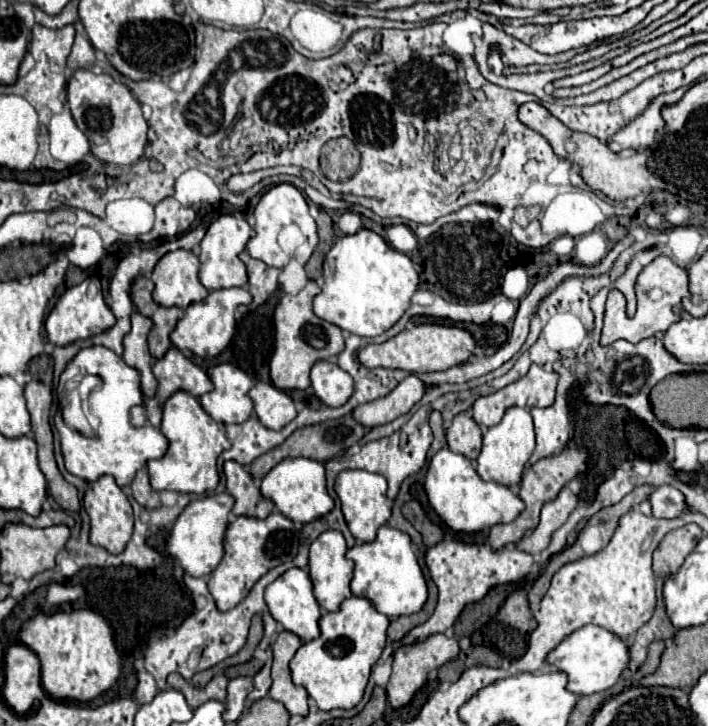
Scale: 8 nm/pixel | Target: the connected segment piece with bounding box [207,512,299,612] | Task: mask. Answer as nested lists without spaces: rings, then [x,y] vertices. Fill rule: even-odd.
[[[271,512],[265,520],[239,516],[229,522],[223,540],[223,560],[209,576],[209,592],[215,598],[217,610],[227,612],[235,608],[255,586],[255,582],[267,574],[271,568],[291,562],[299,550],[299,524],[291,522],[279,512]]]

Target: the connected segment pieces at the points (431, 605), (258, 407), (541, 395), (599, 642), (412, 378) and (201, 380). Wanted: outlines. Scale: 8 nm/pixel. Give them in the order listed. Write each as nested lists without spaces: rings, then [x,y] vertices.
[[[427,568],[425,570],[425,578],[427,578],[427,590],[429,590],[429,600],[425,602],[425,608],[421,608],[421,612],[415,612],[413,616],[399,616],[395,620],[391,620],[389,624],[389,630],[387,630],[387,636],[389,640],[401,640],[413,626],[419,626],[423,624],[435,610],[435,604],[437,604],[437,586],[433,584],[433,580],[429,578],[427,574]]]
[[[257,382],[249,390],[249,396],[255,402],[255,412],[259,420],[263,422],[263,426],[271,430],[281,430],[285,424],[289,424],[297,416],[293,400],[271,384]]]
[[[533,364],[523,378],[515,380],[513,384],[489,396],[477,398],[471,408],[473,420],[485,430],[495,426],[503,418],[503,412],[511,406],[523,406],[523,408],[551,406],[555,402],[555,386],[557,386],[559,374],[553,370],[547,370],[545,376],[547,380],[541,380],[541,366]]]
[[[589,624],[569,634],[561,644],[557,644],[557,648],[549,652],[545,662],[555,666],[559,672],[567,674],[569,692],[577,696],[589,696],[611,688],[621,678],[621,672],[629,664],[629,650],[627,650],[627,642],[617,638],[613,632]]]
[[[409,374],[387,396],[357,406],[353,410],[353,418],[365,428],[375,428],[375,426],[387,424],[387,422],[395,420],[397,416],[407,414],[423,398],[423,394],[425,394],[423,382],[415,374]]]
[[[169,348],[169,352],[165,352],[165,356],[153,364],[153,374],[159,380],[159,390],[155,394],[157,406],[149,406],[149,420],[153,426],[159,426],[159,410],[177,390],[185,390],[197,398],[213,390],[209,376],[175,348]]]

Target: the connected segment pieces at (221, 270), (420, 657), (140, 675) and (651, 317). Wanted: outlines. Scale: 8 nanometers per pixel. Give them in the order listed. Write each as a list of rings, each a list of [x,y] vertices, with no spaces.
[[[225,214],[217,218],[205,238],[201,240],[201,270],[199,270],[199,280],[207,290],[217,290],[217,288],[231,288],[231,286],[245,286],[247,284],[247,270],[245,264],[239,260],[239,254],[245,250],[245,244],[253,236],[253,228],[247,224],[245,218],[237,218],[233,214]]]
[[[433,634],[425,640],[419,640],[415,644],[407,644],[395,650],[393,654],[393,668],[391,668],[391,678],[387,682],[387,698],[393,708],[405,706],[413,694],[427,682],[429,670],[441,668],[445,662],[453,660],[459,654],[459,644],[455,638],[449,638],[445,634]]]
[[[141,670],[141,672],[137,672],[137,684],[133,698],[136,702],[141,702],[141,704],[147,704],[147,702],[151,702],[155,696],[157,696],[157,692],[159,692],[159,688],[157,688],[157,684],[155,684],[155,678],[147,672],[147,670]]]
[[[667,256],[655,258],[651,264],[647,264],[641,270],[641,274],[635,280],[635,292],[637,292],[637,312],[635,312],[635,316],[623,320],[615,328],[603,328],[601,330],[601,344],[607,346],[607,344],[611,344],[611,342],[615,342],[619,338],[625,338],[625,340],[635,344],[635,342],[639,342],[643,338],[665,332],[671,324],[675,324],[679,320],[679,316],[675,314],[675,306],[679,306],[681,300],[685,296],[689,296],[687,282],[689,282],[689,276],[687,276],[685,268],[677,266]]]

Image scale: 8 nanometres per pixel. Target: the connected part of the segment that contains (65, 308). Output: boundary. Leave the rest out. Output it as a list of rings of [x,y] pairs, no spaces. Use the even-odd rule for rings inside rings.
[[[87,278],[81,284],[71,286],[61,294],[61,298],[57,300],[57,304],[53,306],[53,310],[49,312],[45,320],[45,330],[47,330],[49,342],[57,346],[67,346],[75,340],[83,340],[83,338],[101,334],[107,328],[111,328],[113,324],[115,324],[115,316],[103,300],[99,278]]]

